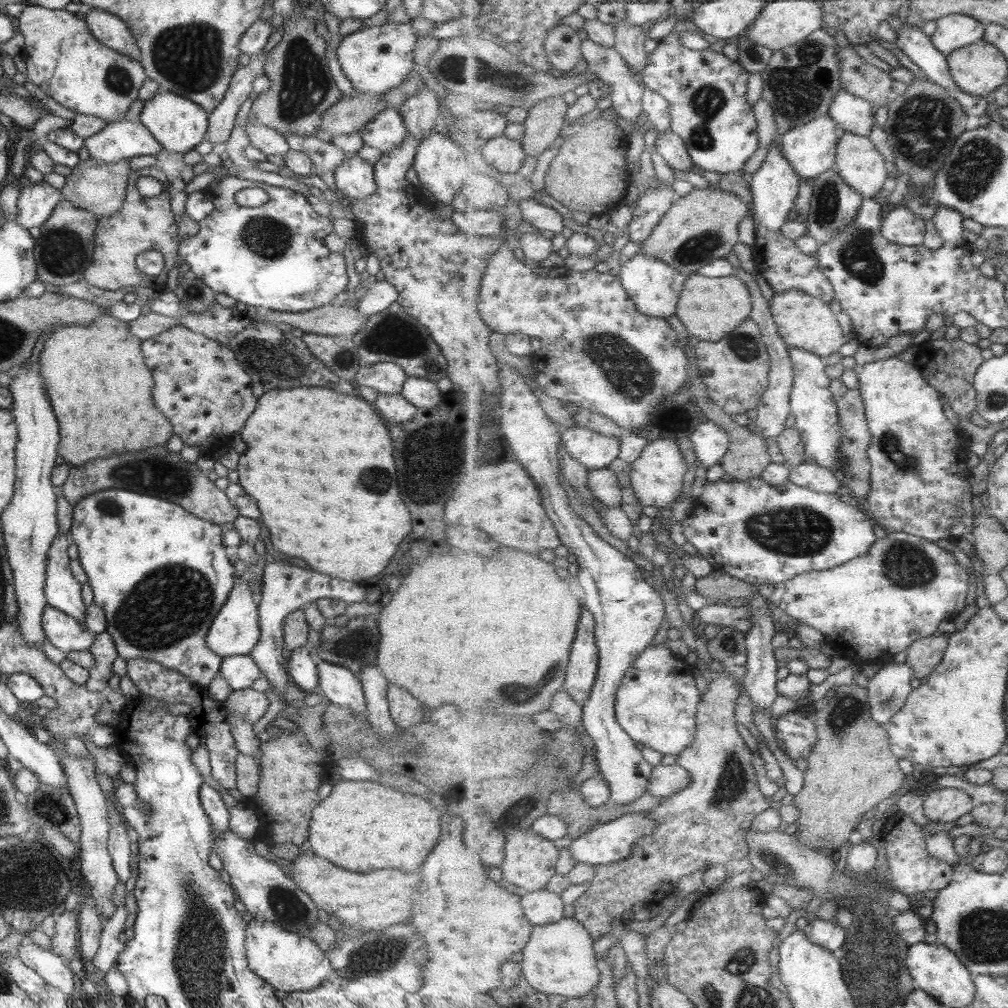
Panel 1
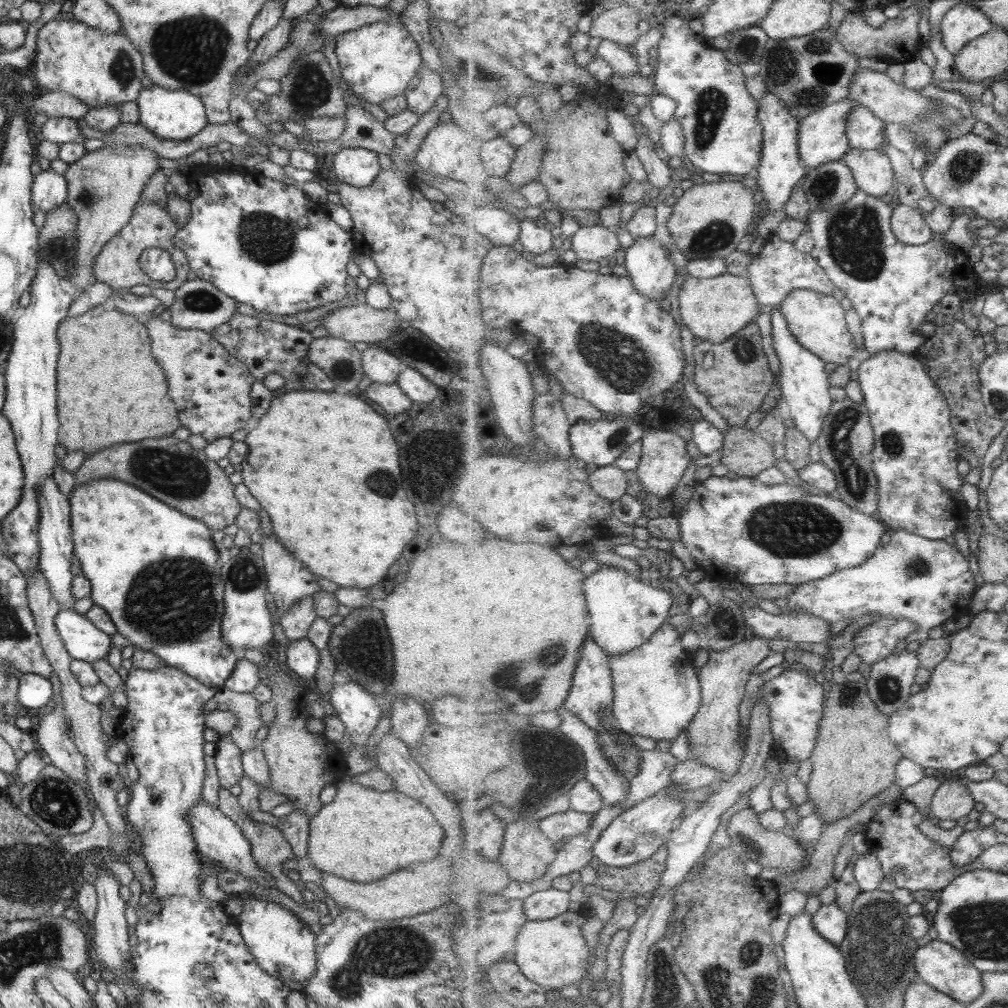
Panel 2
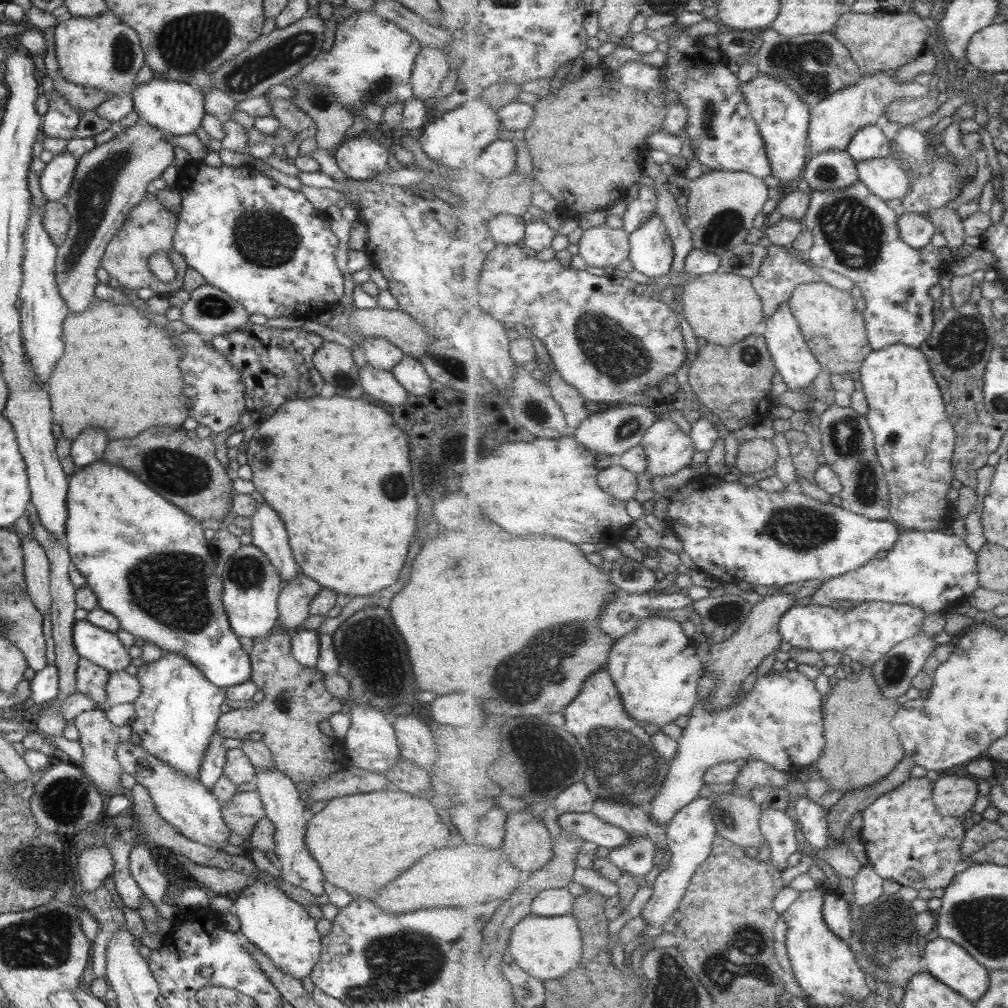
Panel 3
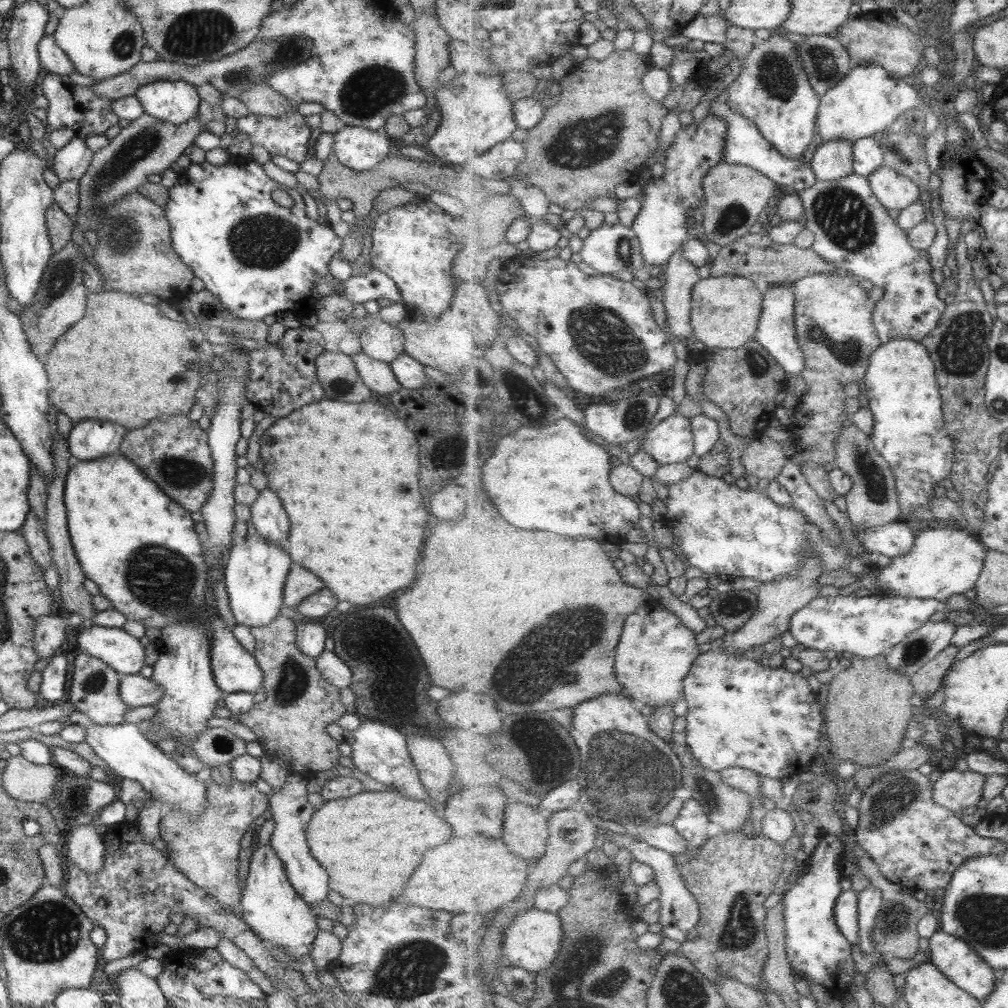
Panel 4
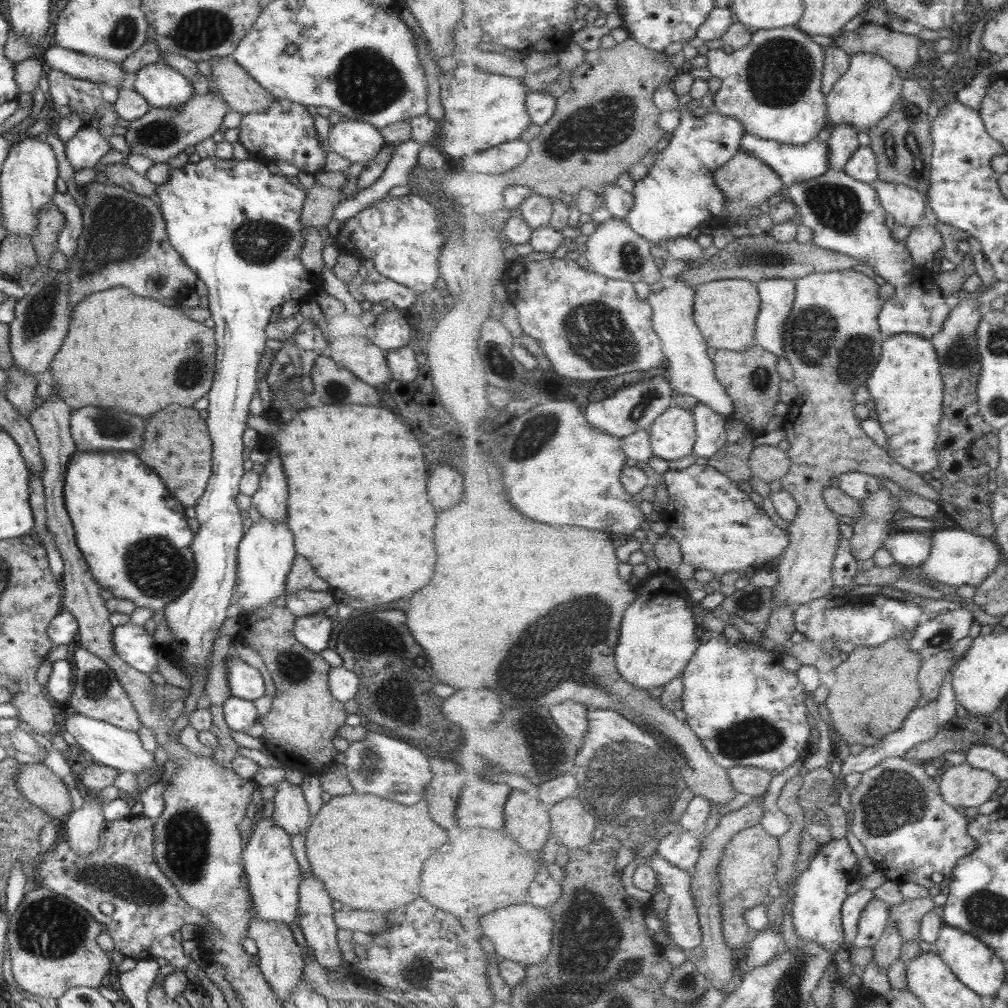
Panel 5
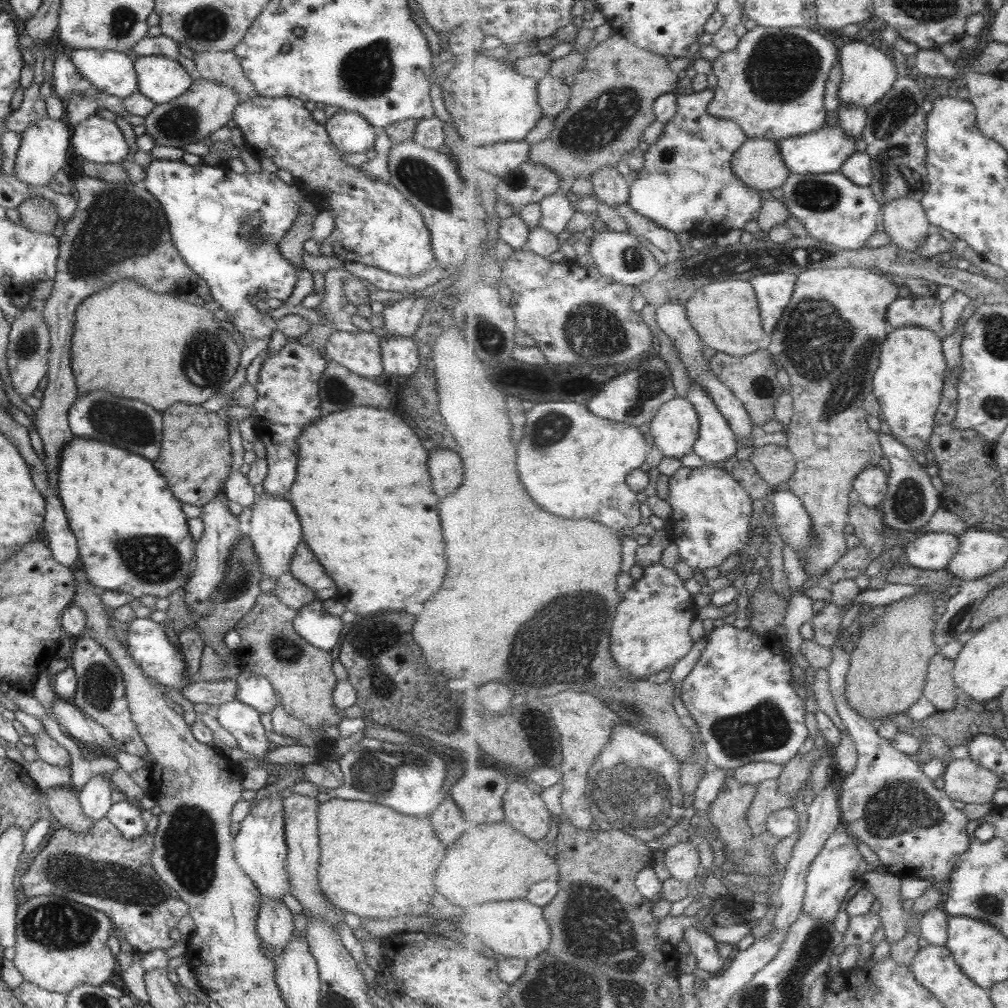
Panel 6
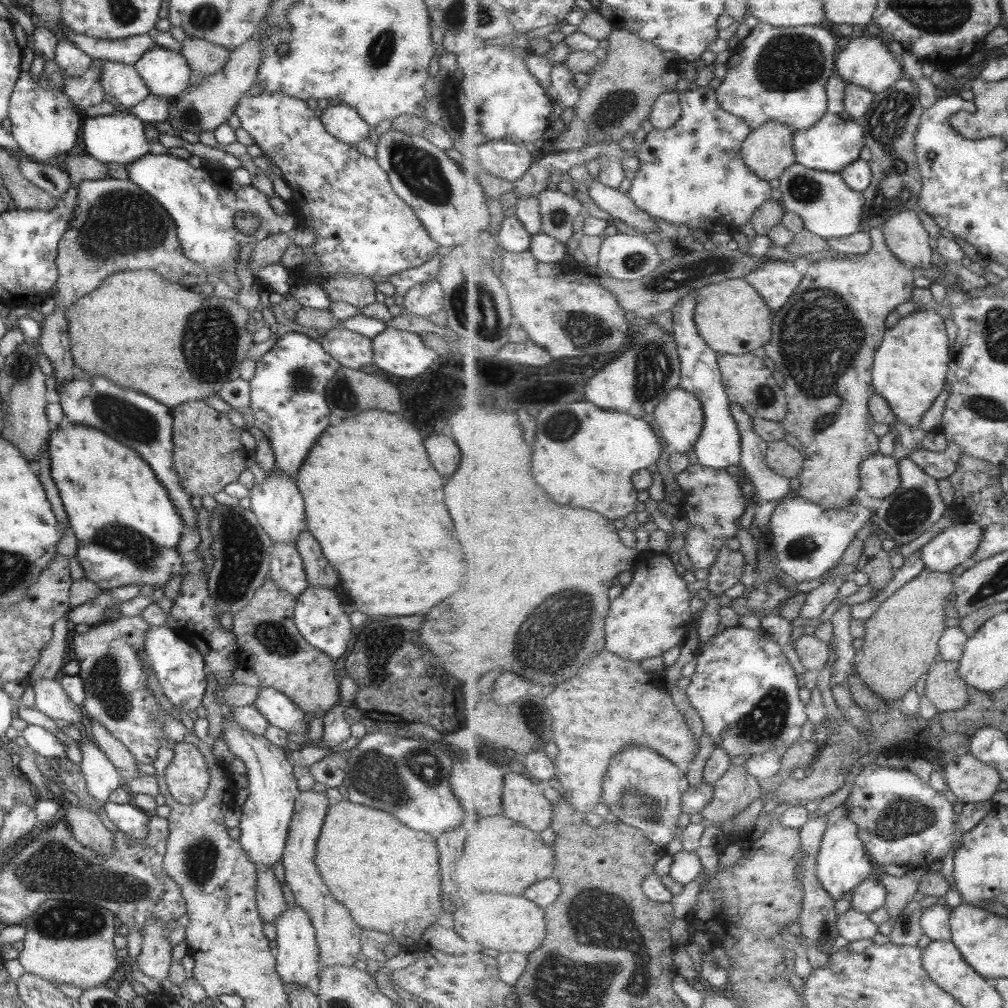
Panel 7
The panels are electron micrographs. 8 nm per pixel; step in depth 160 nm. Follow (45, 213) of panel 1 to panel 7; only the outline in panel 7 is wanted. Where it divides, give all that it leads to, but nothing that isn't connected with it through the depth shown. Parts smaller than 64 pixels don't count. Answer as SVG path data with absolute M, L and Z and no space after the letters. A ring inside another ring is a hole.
M128 111L114 112L93 117L83 116L81 123L81 140L86 154L104 165L109 163L125 165L147 154L151 139L143 132L143 122L137 120Z

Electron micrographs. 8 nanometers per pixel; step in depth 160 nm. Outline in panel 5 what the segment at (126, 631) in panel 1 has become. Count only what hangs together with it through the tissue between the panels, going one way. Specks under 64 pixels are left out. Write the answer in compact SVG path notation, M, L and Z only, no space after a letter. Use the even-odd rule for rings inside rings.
M75 451L70 457L67 469L65 470L62 495L65 510L73 527L77 549L81 552L92 579L101 589L108 590L115 598L130 600L137 608L149 608L149 610L157 612L157 610L163 610L167 603L181 596L181 593L190 587L189 584L192 583L194 572L196 571L193 554L190 550L194 533L189 530L189 518L185 516L185 507L177 499L173 498L172 493L159 481L157 474L149 469L149 467L143 465L140 458L137 458L131 451ZM239 657L227 659L226 672L227 687L231 697L253 701L265 694L259 671L247 665Z

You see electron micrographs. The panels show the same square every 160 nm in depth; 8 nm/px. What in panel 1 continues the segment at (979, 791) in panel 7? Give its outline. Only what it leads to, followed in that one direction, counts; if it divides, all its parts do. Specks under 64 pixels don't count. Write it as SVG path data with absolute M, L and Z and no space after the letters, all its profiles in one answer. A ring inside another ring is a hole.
M938 788L923 800L923 809L929 822L953 822L980 803L960 788Z

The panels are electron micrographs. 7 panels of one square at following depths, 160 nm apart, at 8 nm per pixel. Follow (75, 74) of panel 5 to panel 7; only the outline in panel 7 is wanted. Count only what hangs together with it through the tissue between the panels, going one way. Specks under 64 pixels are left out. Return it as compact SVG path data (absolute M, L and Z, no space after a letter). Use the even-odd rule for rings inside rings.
M94 60L92 64L99 67L98 79L103 92L113 96L126 110L150 93L133 65L101 60Z

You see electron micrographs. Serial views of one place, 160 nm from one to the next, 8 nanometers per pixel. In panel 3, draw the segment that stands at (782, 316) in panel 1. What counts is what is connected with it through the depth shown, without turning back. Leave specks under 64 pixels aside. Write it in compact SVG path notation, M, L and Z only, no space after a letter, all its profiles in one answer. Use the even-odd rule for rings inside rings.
M824 281L811 282L800 284L788 301L793 314L800 321L804 339L820 361L823 371L831 375L843 374L859 371L864 366L865 359L874 348L868 339L864 315L855 311L857 299L853 299L849 290L837 289Z

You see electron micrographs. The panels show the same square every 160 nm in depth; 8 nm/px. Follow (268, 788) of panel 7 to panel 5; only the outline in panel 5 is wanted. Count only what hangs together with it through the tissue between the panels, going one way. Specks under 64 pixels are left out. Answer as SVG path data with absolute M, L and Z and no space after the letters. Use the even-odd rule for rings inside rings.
M259 814L253 820L252 829L251 836L242 849L241 860L255 919L287 926L297 923L301 873L291 853L289 835L282 828L275 826L272 820Z

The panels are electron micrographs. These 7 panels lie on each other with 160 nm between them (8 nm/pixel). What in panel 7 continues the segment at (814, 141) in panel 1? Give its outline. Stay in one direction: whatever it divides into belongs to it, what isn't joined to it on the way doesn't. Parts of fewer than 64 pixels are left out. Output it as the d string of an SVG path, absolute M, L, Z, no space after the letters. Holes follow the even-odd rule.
M871 36L871 38L855 38L847 40L840 56L837 56L837 73L846 82L852 82L864 86L867 90L878 95L880 92L891 88L898 80L906 77L903 74L903 66L900 58L889 51L888 45L883 43L883 38Z

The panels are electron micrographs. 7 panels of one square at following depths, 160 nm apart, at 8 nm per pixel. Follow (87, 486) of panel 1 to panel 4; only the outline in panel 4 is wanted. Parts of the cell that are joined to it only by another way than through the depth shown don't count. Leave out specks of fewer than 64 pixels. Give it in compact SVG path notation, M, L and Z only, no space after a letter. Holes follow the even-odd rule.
M187 415L159 416L159 418L149 421L145 427L127 431L116 453L141 469L147 479L151 480L153 484L157 485L157 488L161 489L161 492L181 505L181 508L188 513L200 512L202 505L210 497L213 462L207 447L206 432L199 428L197 422L191 422Z

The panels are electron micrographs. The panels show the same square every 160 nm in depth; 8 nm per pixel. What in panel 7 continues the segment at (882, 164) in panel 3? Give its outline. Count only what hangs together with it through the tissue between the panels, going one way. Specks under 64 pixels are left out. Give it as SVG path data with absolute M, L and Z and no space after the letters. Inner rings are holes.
M907 210L893 215L881 229L888 247L911 268L921 270L933 266L931 248L934 238L927 234L915 211Z

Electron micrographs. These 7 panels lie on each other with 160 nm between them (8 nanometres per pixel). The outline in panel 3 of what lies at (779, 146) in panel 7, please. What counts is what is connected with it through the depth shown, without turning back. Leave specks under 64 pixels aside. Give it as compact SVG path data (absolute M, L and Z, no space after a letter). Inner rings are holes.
M707 168L708 173L701 178L689 180L688 178L675 177L673 180L685 190L688 197L688 218L686 225L693 233L694 248L708 250L718 254L720 257L729 250L737 248L740 244L745 243L745 238L749 230L755 226L755 218L763 210L765 202L769 201L769 190L765 180L760 176L755 176L749 172L735 172L729 170L715 170Z

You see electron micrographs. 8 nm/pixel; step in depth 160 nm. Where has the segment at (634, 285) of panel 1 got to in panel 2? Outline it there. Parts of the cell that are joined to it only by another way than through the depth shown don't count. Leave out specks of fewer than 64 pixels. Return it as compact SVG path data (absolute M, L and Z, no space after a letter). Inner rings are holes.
M650 236L650 238L636 237L635 244L626 249L622 261L635 287L651 300L661 302L661 298L665 298L667 292L675 284L677 278L675 264L669 258L669 251L664 246L661 246L654 236Z

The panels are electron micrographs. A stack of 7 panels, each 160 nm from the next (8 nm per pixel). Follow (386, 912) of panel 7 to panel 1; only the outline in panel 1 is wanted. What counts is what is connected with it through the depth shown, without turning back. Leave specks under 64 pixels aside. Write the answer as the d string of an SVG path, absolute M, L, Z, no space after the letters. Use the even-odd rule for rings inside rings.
M341 778L332 786L329 795L312 808L306 845L313 856L325 858L345 871L367 873L377 868L399 868L401 872L409 872L417 868L431 852L433 844L437 844L441 815L429 802L415 798L415 795L395 792L375 781L353 782Z

